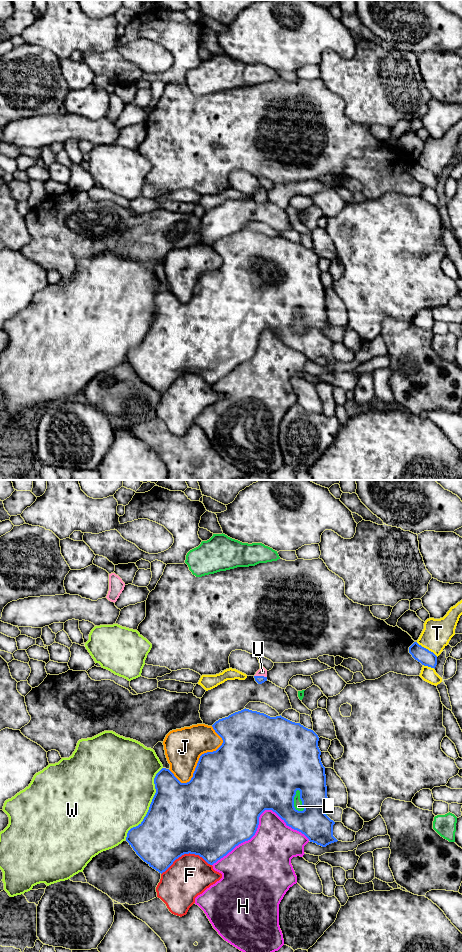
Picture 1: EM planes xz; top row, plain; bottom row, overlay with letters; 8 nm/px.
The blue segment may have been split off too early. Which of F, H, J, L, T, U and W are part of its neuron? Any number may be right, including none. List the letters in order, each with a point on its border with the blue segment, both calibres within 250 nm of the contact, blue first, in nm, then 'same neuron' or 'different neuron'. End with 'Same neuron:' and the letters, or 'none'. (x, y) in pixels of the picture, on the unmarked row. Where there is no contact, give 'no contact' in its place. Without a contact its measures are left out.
F: contact xz (186, 373); calibres 500 and 340 nm; different neuron
H: contact xz (258, 341); calibres 500 and 360 nm; different neuron
J: contact xz (204, 273); calibres 460 and 300 nm; different neuron
L: contact xz (301, 320); calibres 360 and 70 nm; different neuron
T: contact xz (427, 169); calibres 130 and 240 nm; different neuron
U: contact xz (260, 196); calibres 60 and 70 nm; same neuron
W: contact xz (150, 325); calibres 500 and 500 nm; different neuron
Same neuron: U

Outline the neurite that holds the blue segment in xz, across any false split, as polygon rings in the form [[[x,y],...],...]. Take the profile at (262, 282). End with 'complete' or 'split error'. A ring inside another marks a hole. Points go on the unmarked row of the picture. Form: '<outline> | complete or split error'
[[[243,229],[235,232],[228,237],[219,239],[212,245],[215,252],[222,258],[222,265],[213,272],[207,272],[200,276],[193,297],[187,303],[181,303],[174,294],[166,288],[162,288],[154,298],[156,313],[152,319],[149,330],[143,341],[136,347],[131,348],[126,357],[126,361],[133,368],[136,374],[146,382],[150,387],[159,393],[165,392],[173,382],[184,374],[195,374],[202,377],[208,384],[213,385],[218,380],[226,376],[239,364],[250,360],[256,353],[259,345],[259,337],[265,330],[272,330],[275,332],[287,346],[304,354],[310,362],[316,363],[322,367],[337,362],[338,360],[333,356],[333,345],[335,342],[331,340],[324,330],[330,327],[327,317],[326,295],[325,287],[321,282],[321,271],[318,267],[319,257],[311,249],[308,249],[300,243],[292,242],[284,237],[276,236],[270,237],[264,233]],[[296,311],[300,311],[300,319],[302,321],[303,331],[298,331],[294,327],[294,317]]] | complete

